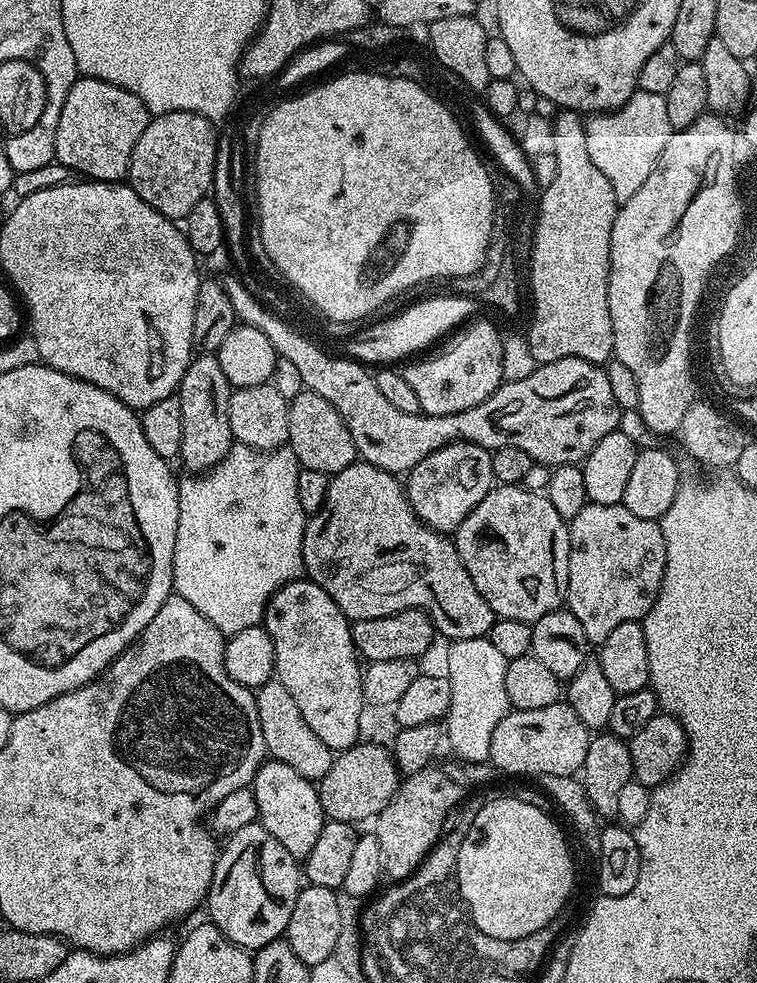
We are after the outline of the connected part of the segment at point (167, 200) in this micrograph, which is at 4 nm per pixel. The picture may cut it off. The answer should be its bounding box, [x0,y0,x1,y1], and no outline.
[126,112,217,222]

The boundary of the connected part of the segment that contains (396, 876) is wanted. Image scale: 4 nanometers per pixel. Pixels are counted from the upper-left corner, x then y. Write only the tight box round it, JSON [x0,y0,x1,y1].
[374,766,462,882]

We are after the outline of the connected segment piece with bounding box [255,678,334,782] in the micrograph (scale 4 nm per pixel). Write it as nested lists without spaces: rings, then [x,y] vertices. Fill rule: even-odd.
[[[273,678],[255,689],[255,693],[258,718],[262,722],[265,753],[271,759],[286,762],[286,766],[298,770],[298,774],[302,774],[302,778],[313,782],[326,778],[334,754],[326,746],[326,742],[321,742],[318,734],[314,734],[314,730],[310,730],[306,718],[302,718],[302,713],[294,702],[294,697],[286,691],[286,686],[282,686],[280,680]]]

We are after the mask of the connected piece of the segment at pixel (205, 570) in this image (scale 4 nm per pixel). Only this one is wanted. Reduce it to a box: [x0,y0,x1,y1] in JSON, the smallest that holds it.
[172,442,306,637]

